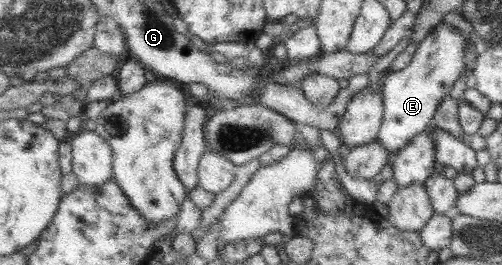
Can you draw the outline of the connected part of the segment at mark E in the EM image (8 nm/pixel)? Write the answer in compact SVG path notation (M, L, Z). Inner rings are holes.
M441 23L420 43L407 68L383 75L381 90L386 115L378 141L392 156L411 143L415 136L431 129L439 105L451 94L455 83L465 72L465 44L467 40L455 26Z

